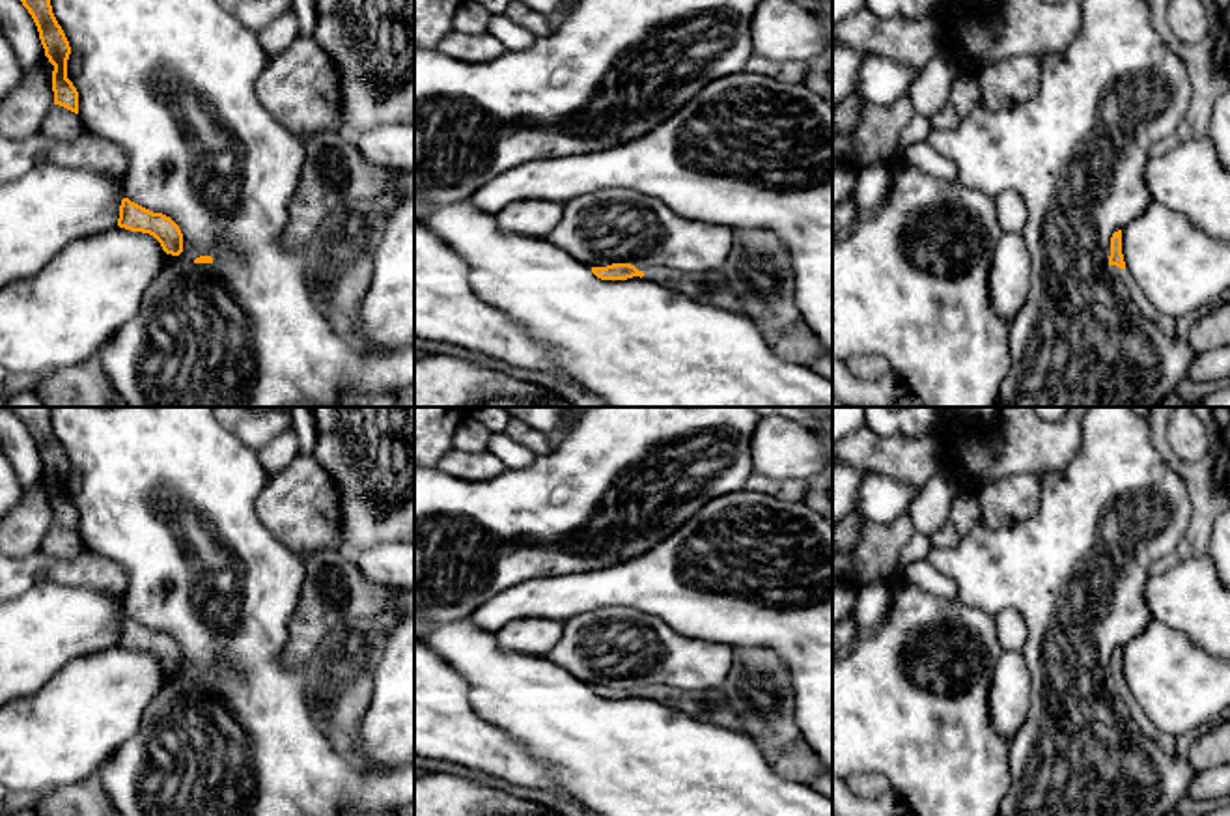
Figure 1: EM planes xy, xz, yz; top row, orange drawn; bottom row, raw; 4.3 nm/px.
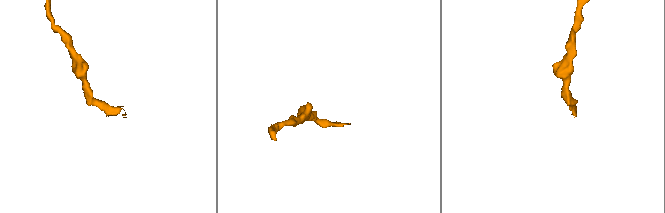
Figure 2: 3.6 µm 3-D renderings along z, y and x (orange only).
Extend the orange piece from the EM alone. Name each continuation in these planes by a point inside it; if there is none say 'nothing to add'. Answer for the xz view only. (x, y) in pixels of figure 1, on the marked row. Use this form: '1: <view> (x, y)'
1: xz (708, 286)

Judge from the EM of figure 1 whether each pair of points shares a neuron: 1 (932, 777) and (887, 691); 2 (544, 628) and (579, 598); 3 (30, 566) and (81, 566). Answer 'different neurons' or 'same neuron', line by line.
1: same neuron
2: different neurons
3: same neuron

